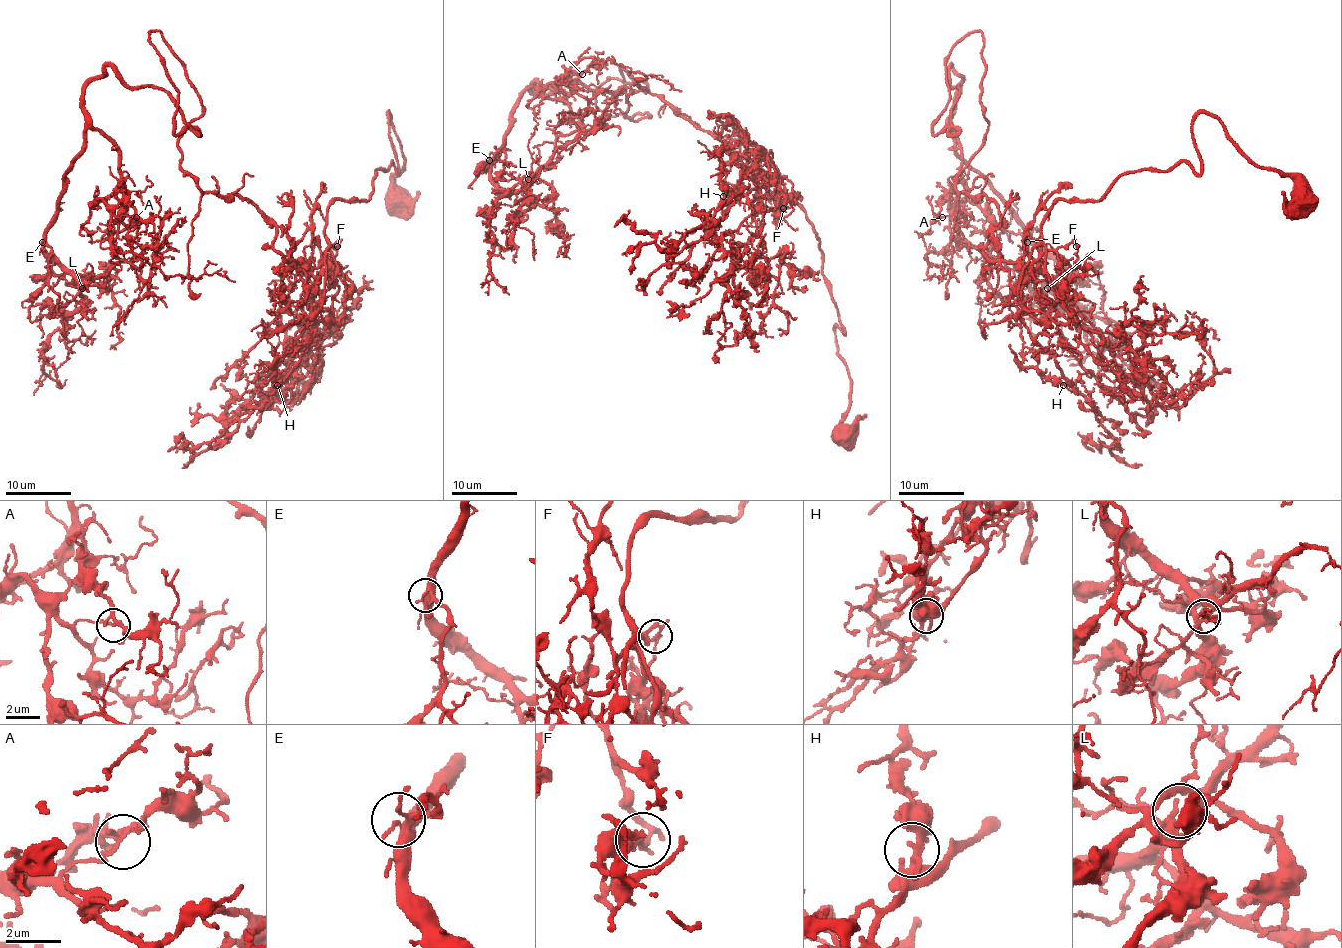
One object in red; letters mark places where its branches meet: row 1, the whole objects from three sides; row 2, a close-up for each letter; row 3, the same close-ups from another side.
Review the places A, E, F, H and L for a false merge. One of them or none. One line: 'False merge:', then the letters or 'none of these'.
False merge: F

